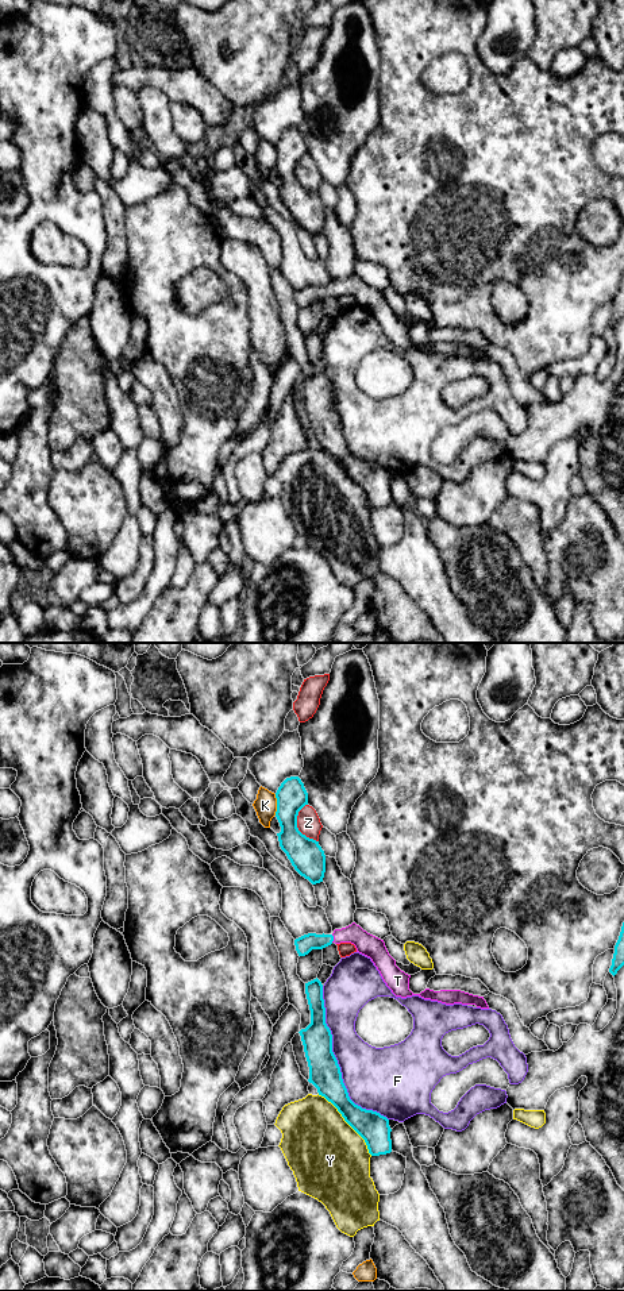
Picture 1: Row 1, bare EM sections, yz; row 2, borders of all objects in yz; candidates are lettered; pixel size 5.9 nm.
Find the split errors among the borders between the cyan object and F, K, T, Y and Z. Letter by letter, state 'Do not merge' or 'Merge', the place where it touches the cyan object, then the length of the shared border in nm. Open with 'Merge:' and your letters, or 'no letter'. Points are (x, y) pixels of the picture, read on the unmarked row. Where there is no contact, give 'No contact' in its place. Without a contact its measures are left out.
Merge: T
F: Do not merge. Touches cyan at yz (336, 413). Shared border 900 nm
K: Do not merge. Touches cyan at yz (277, 157). Shared border 130 nm
T: Merge. Touches cyan at yz (332, 291). Shared border 50 nm
Y: Do not merge. Touches cyan at yz (346, 473). Shared border 480 nm
Z: Do not merge. Touches cyan at yz (296, 178). Shared border 240 nm

